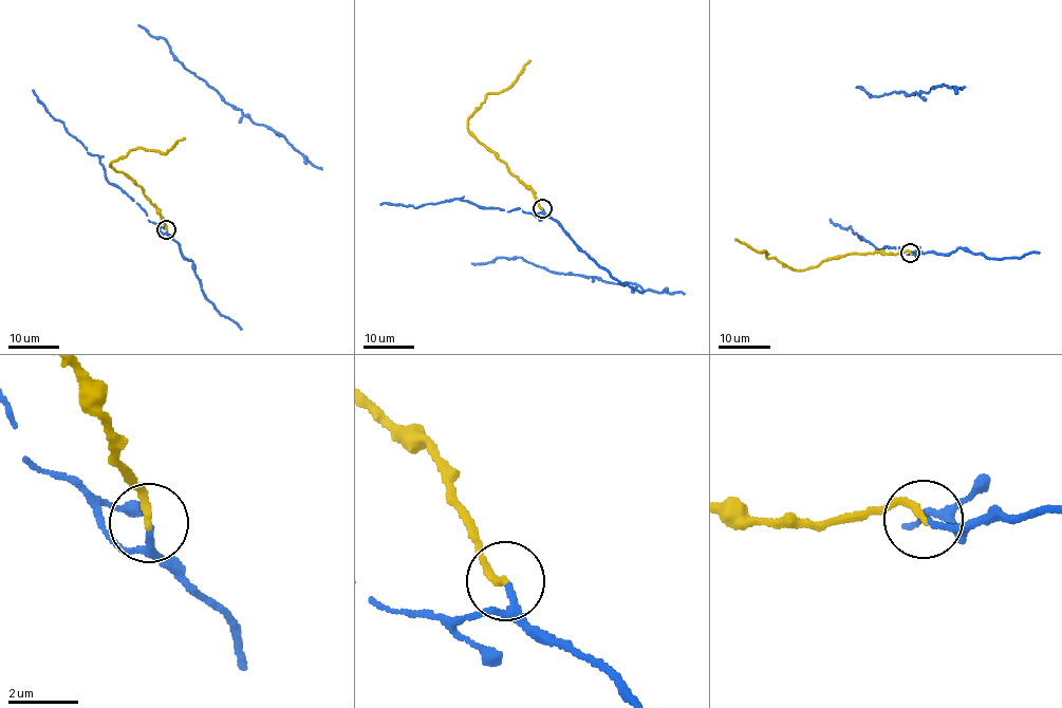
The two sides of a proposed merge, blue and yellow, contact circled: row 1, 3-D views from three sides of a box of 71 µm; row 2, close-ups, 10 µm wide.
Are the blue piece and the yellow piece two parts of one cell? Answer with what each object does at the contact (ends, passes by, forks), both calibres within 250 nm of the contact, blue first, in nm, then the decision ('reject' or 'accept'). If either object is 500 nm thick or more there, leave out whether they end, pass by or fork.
blue ends there; yellow ends there; 150 nm thick on the blue side, 200 nm on the other; accept

